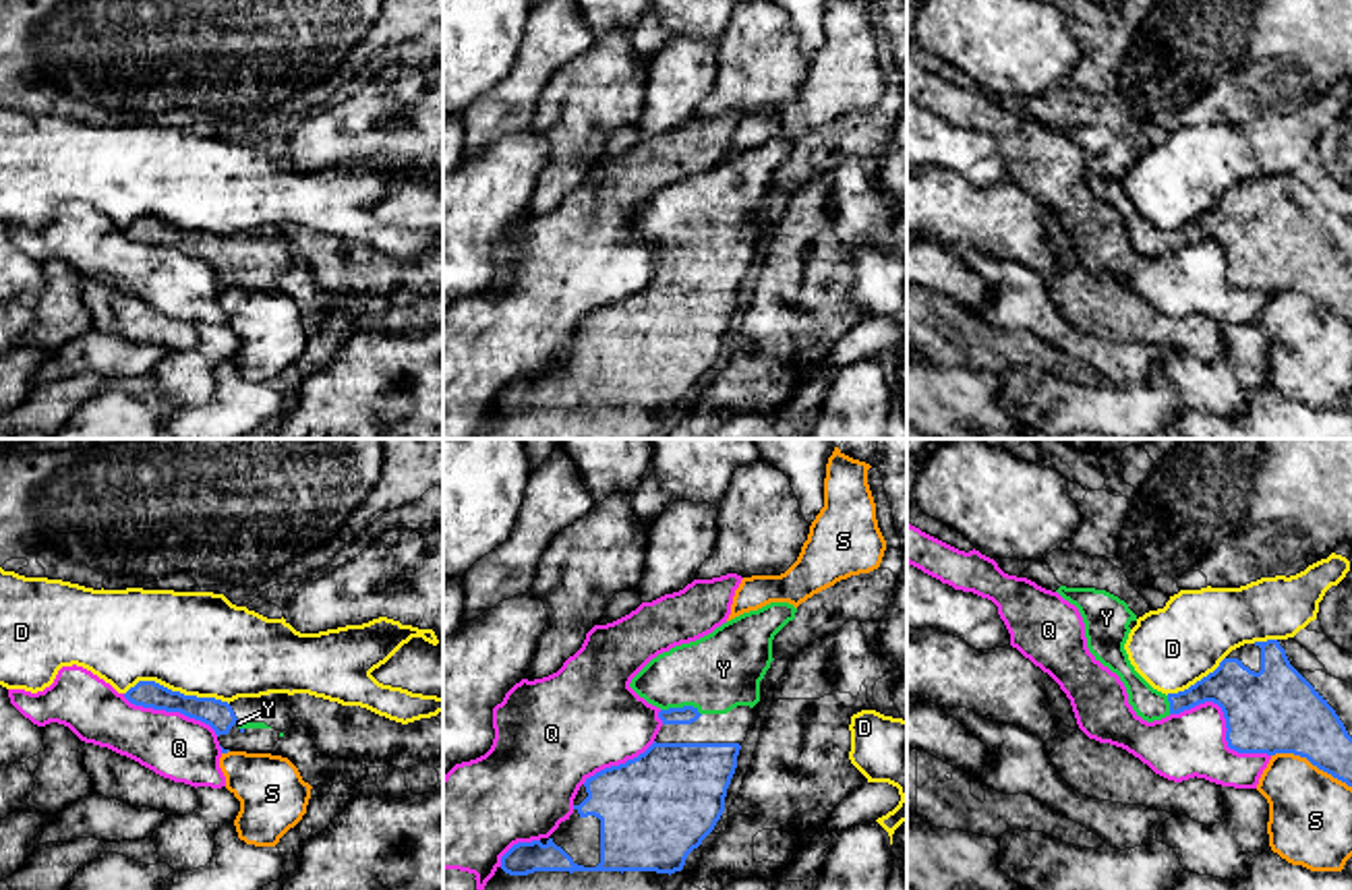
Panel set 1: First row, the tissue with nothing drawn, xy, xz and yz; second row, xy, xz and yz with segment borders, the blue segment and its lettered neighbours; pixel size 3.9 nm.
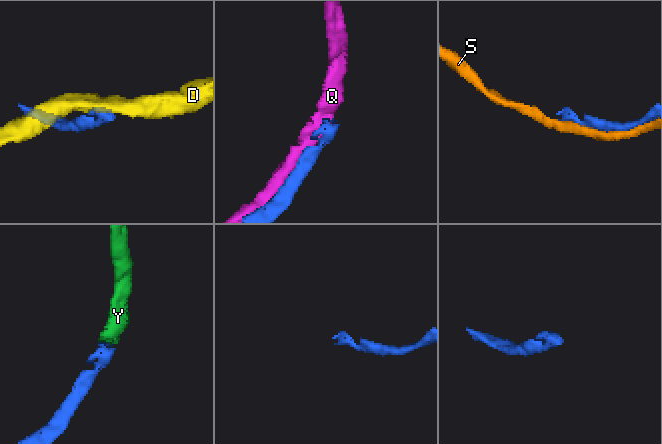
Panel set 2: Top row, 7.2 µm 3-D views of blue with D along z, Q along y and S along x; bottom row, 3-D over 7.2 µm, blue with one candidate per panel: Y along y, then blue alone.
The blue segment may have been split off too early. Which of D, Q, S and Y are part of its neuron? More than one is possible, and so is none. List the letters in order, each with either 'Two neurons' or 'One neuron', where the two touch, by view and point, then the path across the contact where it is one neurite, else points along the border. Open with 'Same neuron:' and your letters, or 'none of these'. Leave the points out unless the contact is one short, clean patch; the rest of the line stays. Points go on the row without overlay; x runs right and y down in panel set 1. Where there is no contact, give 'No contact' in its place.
Same neuron: Y
D: Two neurons. Touches blue at xy (177, 228)
Q: Two neurons. Touches blue at yz (1226, 259)
S: Two neurons. Touches blue at yz (1311, 299)
Y: One neuron. Touches blue at xz (684, 243). Path across: xz (686, 251), (684, 243), (723, 205)

